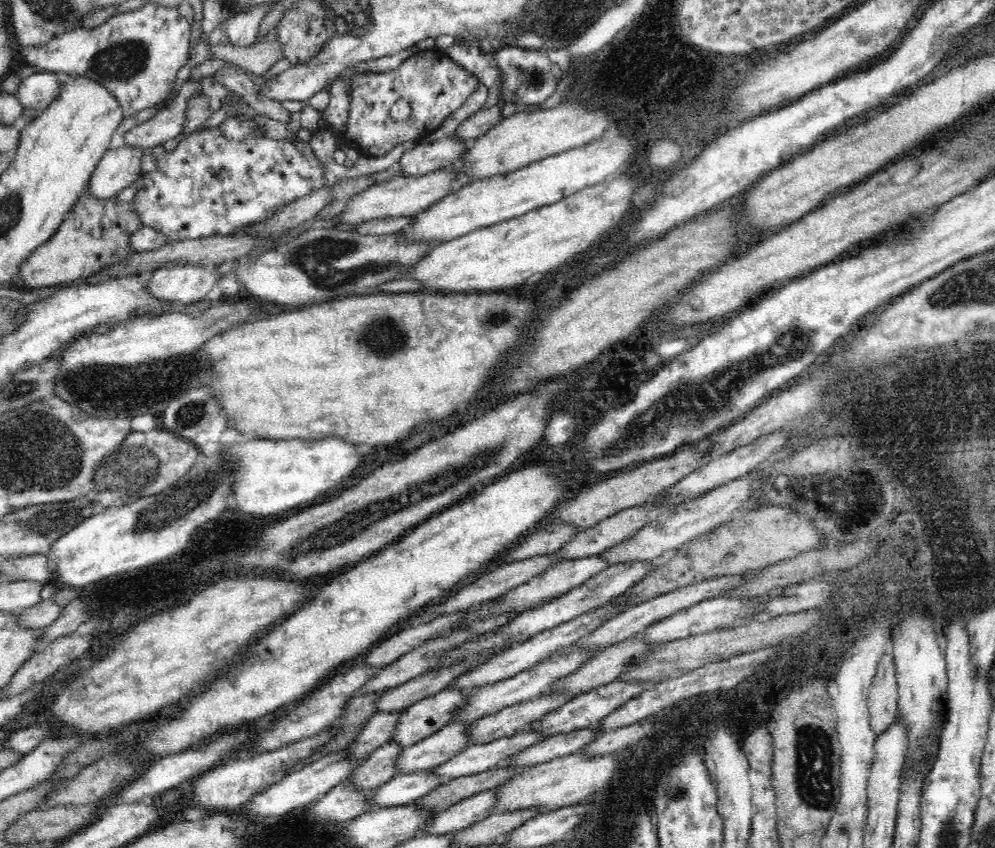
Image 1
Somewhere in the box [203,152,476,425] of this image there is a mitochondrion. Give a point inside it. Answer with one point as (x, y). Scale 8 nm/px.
(321, 259)

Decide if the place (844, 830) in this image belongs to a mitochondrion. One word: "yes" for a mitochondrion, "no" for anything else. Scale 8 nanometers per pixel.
yes

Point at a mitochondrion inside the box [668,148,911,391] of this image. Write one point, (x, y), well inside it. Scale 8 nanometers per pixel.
(796, 354)

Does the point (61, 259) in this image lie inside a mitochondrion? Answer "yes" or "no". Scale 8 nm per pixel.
no

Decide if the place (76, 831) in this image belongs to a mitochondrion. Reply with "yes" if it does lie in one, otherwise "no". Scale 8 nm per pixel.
no

